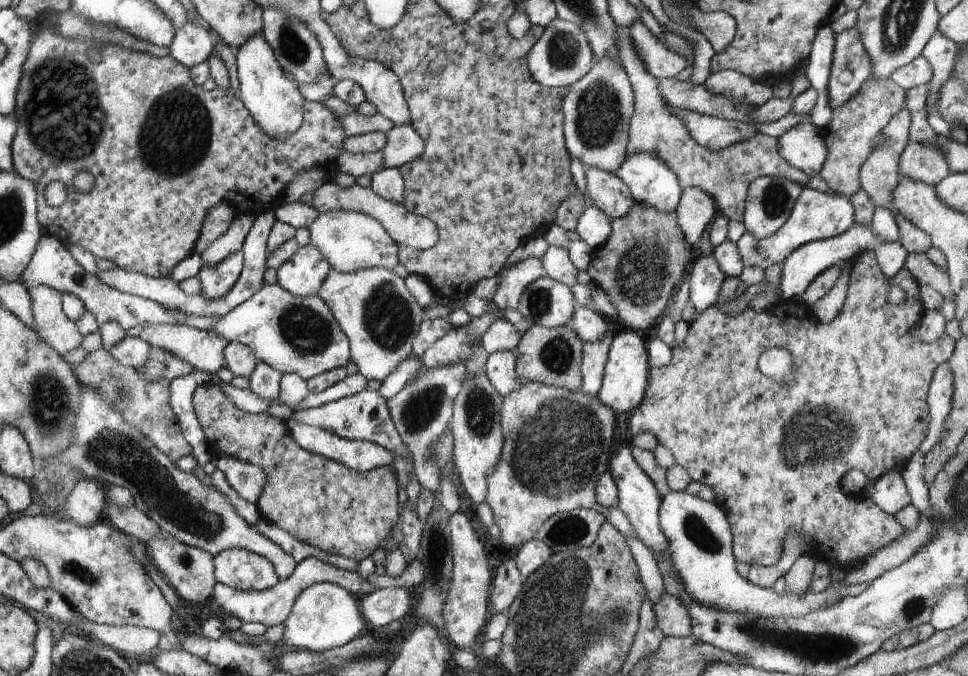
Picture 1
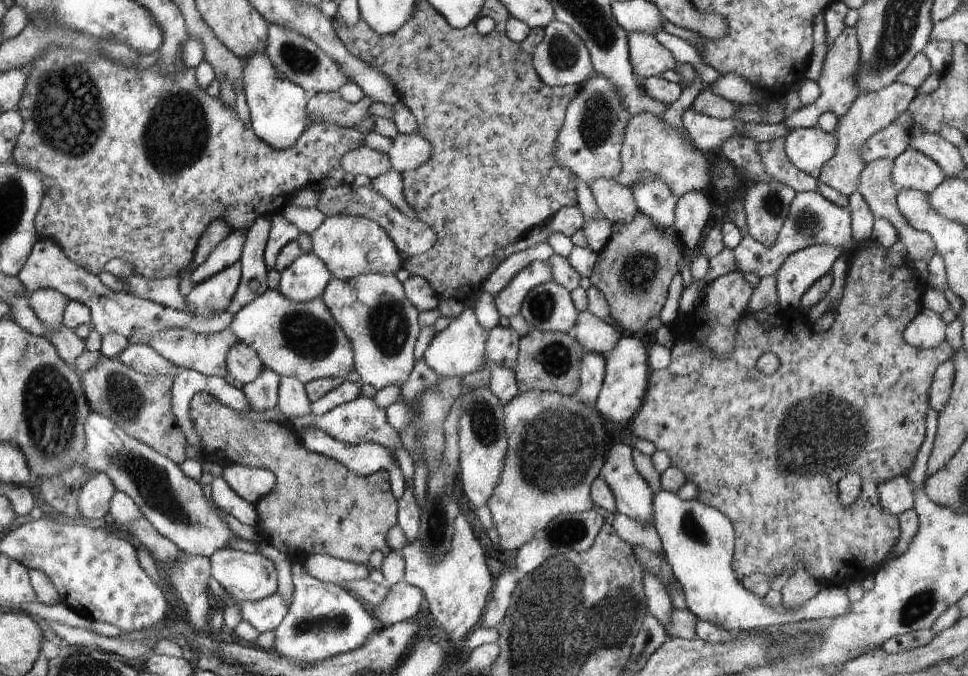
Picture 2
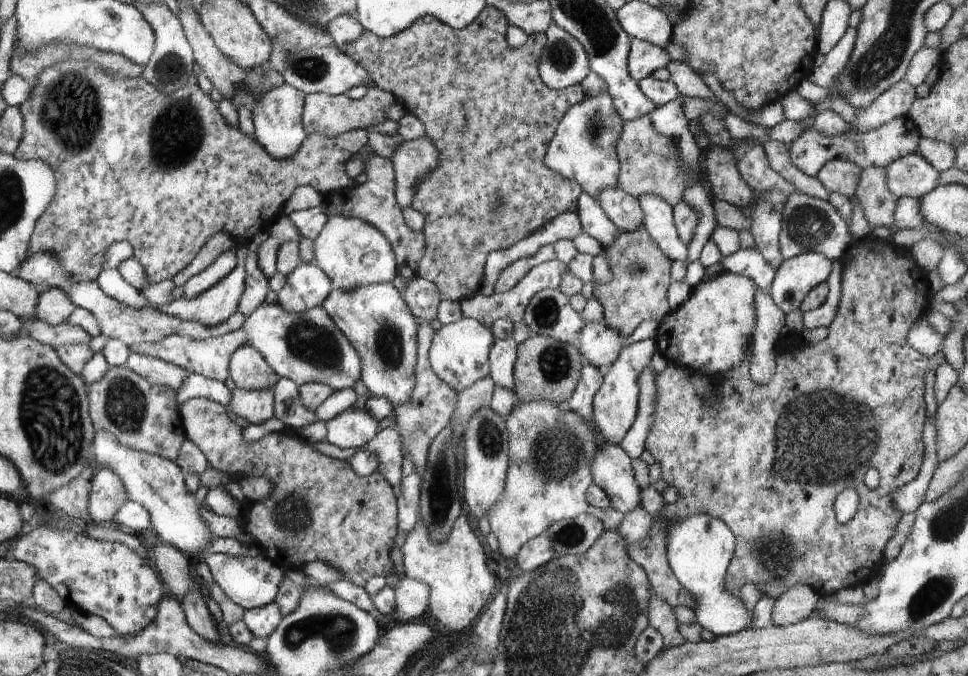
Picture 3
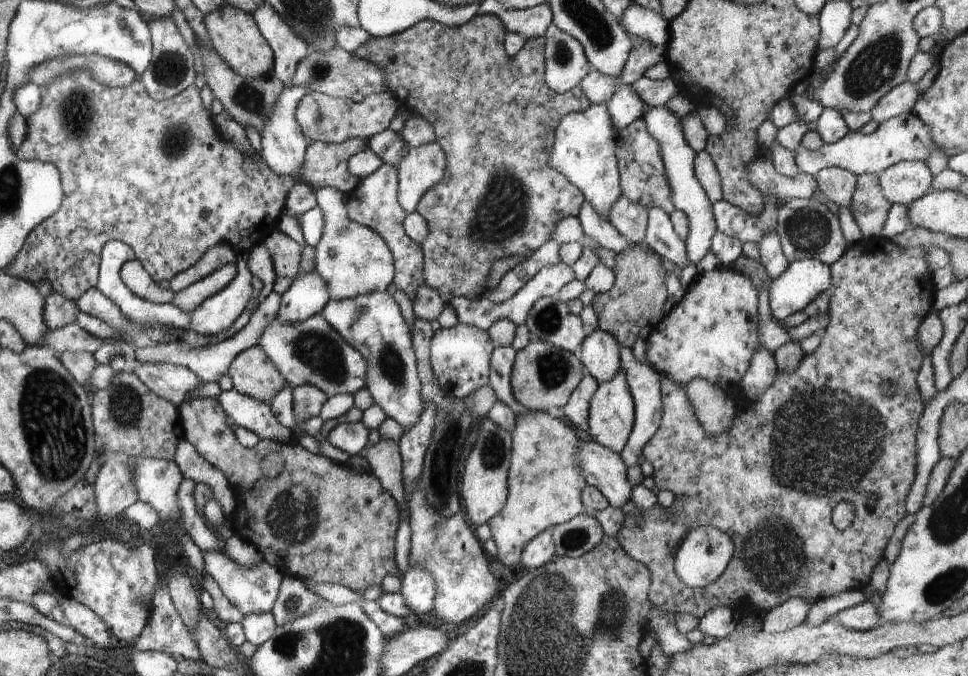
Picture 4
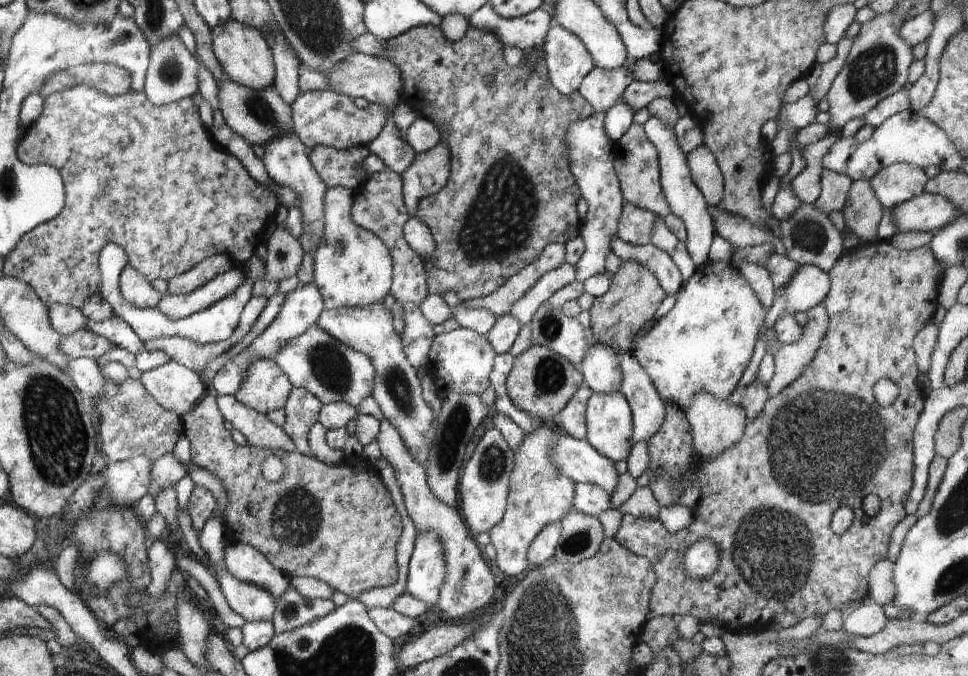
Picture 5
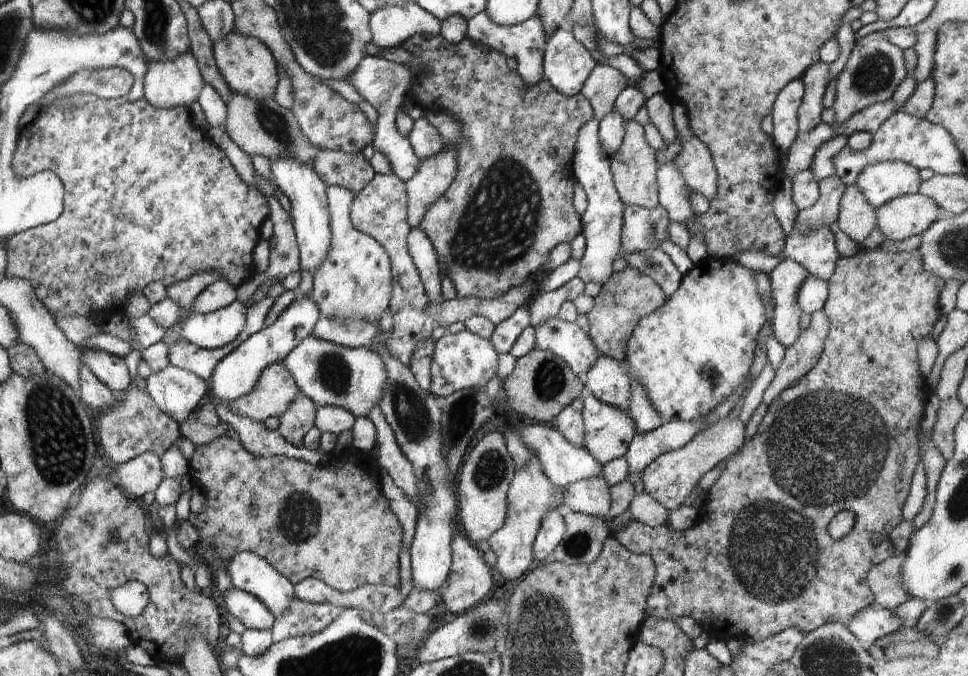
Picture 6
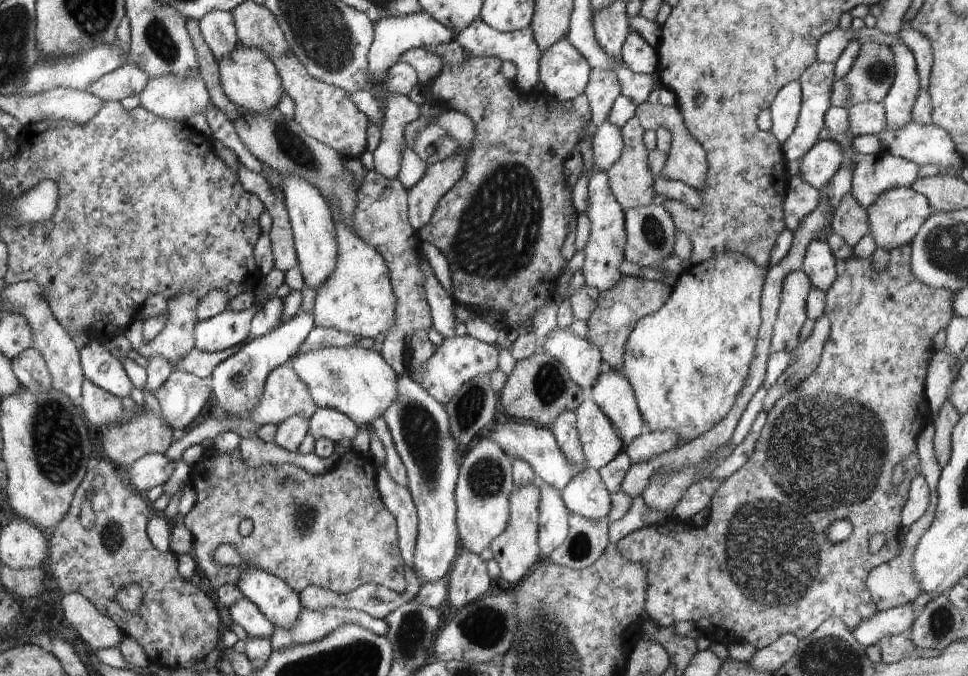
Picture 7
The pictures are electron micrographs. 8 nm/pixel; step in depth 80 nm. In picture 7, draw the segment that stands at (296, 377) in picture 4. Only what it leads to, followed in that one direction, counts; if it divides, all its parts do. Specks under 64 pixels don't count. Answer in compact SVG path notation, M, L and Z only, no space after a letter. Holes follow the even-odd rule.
M348 345L296 352L288 365L306 385L310 398L318 407L334 407L357 424L367 426L374 422L397 398L396 370L392 370L382 355L372 349Z

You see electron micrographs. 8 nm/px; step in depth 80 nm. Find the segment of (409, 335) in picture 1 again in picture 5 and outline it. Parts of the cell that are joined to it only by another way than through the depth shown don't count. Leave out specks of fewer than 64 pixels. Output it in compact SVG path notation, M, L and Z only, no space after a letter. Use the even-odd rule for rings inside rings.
M378 302L365 307L324 309L318 317L317 325L342 344L371 358L375 368L375 383L371 395L376 399L386 420L396 428L406 450L426 472L432 448L435 414L423 397L418 372L408 360L401 343L401 336L394 332L392 321L393 317L386 312L384 303L380 305Z

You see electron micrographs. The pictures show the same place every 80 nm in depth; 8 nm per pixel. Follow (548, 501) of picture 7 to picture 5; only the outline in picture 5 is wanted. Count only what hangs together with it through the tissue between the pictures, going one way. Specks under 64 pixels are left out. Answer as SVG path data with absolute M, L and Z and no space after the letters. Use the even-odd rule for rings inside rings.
M560 522L546 525L528 547L526 558L531 566L543 567L554 560L561 535Z

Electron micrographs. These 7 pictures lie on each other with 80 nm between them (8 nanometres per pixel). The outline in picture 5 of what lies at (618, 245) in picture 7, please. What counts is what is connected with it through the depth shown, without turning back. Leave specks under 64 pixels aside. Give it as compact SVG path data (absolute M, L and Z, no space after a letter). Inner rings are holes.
M594 112L588 118L570 123L565 133L569 169L580 189L581 196L586 199L588 205L585 219L581 221L578 228L580 238L585 244L584 254L575 264L576 280L581 283L594 275L605 272L604 262L610 254L612 239L617 236L619 218L625 203L614 170L613 149L615 145L605 133L604 119L604 113Z

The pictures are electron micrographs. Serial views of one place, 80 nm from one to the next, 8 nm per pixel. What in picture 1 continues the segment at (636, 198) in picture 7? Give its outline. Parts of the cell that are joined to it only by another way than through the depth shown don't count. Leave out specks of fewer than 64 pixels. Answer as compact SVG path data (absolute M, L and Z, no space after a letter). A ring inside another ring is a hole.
M617 26L616 30L621 66L628 75L635 96L635 111L630 121L626 158L641 152L658 157L674 172L682 190L690 187L703 190L715 200L715 204L730 221L743 222L747 190L754 179L778 177L795 182L804 189L808 187L811 178L782 158L778 138L760 134L716 152L702 148L688 134L682 119L669 110L672 106L665 102L657 87L659 79L646 72L641 59L634 52L629 29Z

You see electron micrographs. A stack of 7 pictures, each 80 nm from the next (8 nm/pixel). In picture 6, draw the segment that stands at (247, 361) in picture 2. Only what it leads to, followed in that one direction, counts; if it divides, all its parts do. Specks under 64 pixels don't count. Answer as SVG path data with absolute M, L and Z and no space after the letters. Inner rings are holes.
M274 363L264 369L250 394L225 406L254 422L264 422L272 417L280 418L300 392L293 374L282 363Z

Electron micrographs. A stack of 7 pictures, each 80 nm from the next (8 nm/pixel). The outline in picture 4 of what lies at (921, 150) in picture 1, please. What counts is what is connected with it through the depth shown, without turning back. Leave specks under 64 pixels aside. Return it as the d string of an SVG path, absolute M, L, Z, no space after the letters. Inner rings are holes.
M902 161L878 174L881 191L892 205L909 205L931 191L934 175L920 161Z

